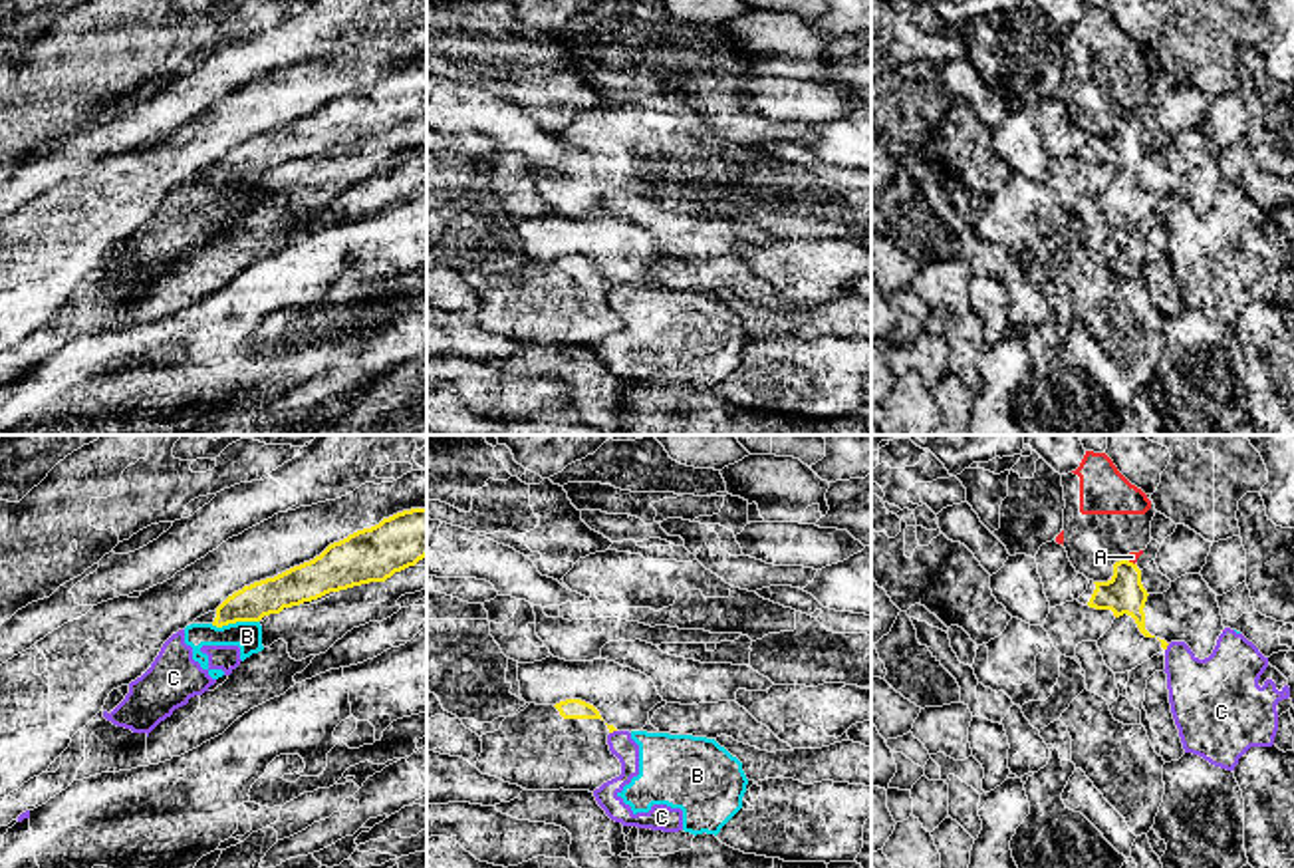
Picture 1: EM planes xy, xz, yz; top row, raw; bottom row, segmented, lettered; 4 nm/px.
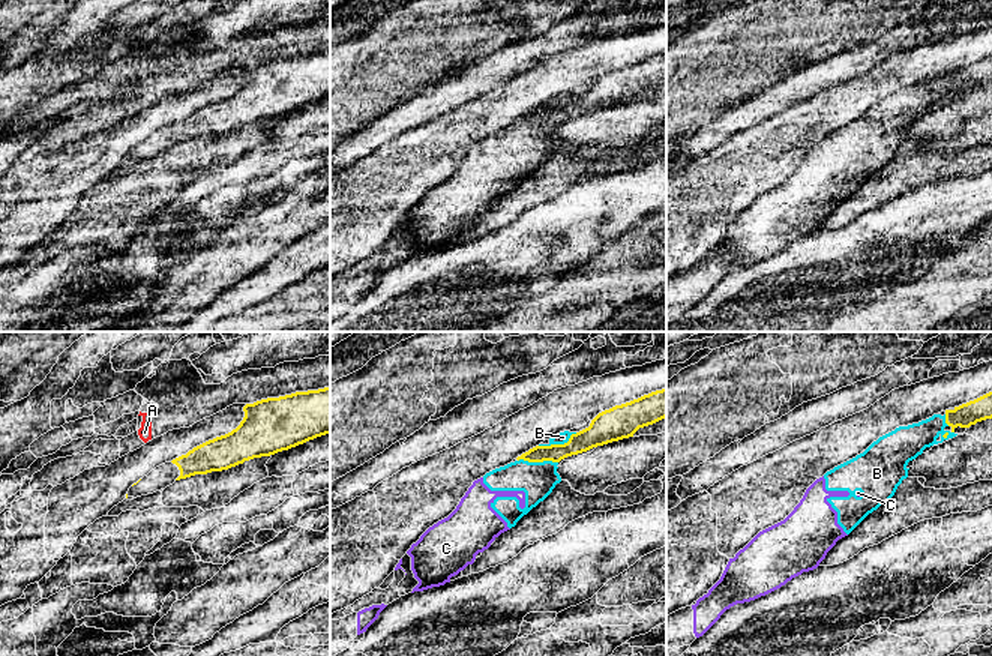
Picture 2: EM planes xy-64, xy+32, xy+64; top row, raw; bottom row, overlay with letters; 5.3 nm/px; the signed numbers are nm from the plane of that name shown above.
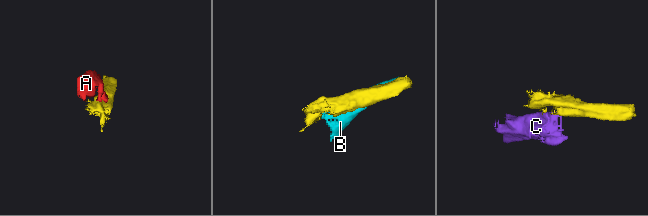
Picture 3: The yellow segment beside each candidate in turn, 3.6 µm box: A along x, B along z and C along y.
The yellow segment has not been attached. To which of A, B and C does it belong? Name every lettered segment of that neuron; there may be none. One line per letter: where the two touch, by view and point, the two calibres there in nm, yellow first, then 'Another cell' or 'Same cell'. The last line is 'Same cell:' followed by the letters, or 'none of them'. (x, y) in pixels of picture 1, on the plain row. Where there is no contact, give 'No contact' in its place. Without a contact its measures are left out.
A: Touches yellow at yz (1128, 116). Thickness 160 nm (yellow) against 50 nm. Another cell
B: Touches yellow at xy (235, 177). Thickness 150 nm (yellow) against 110 nm. Another cell
C: Touches yellow at xz (612, 287). Thickness 20 nm (yellow) against 100 nm. Another cell
Same cell: none of them

